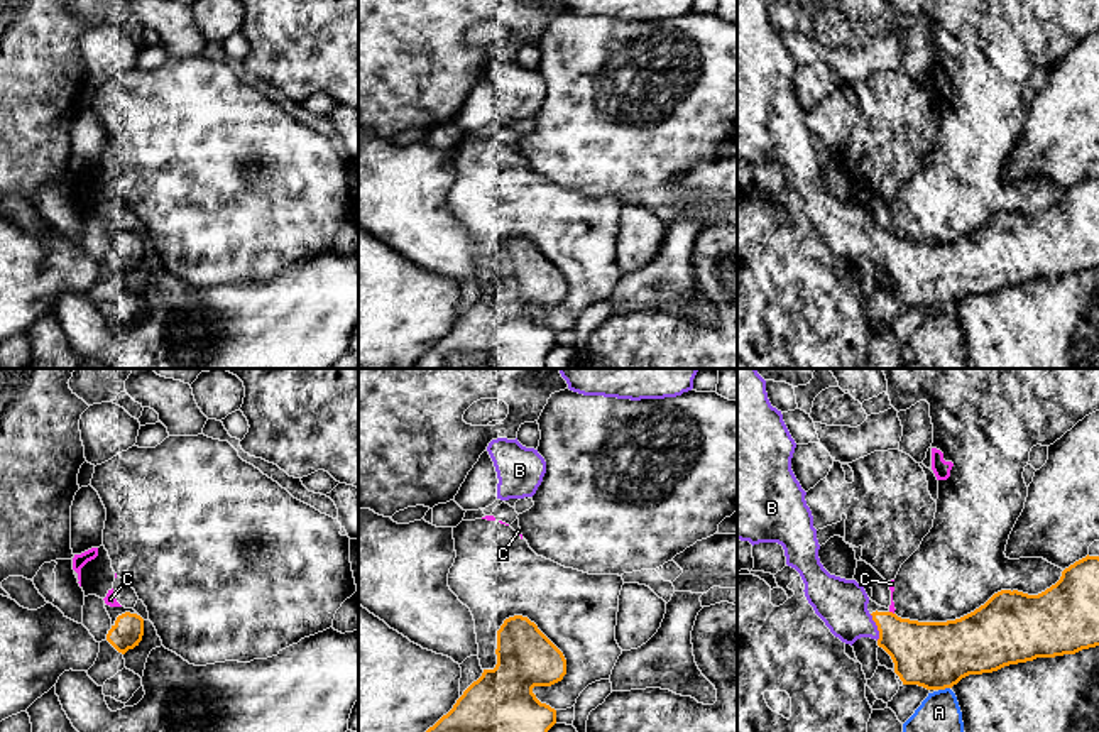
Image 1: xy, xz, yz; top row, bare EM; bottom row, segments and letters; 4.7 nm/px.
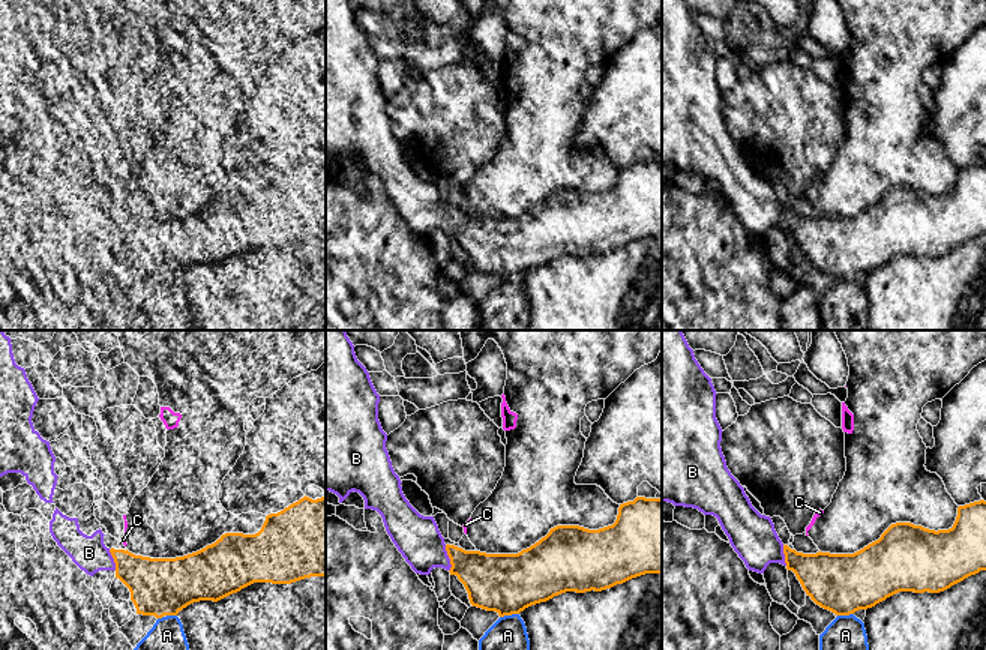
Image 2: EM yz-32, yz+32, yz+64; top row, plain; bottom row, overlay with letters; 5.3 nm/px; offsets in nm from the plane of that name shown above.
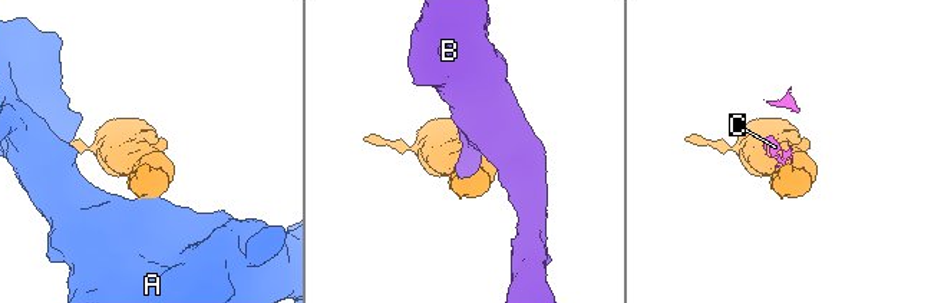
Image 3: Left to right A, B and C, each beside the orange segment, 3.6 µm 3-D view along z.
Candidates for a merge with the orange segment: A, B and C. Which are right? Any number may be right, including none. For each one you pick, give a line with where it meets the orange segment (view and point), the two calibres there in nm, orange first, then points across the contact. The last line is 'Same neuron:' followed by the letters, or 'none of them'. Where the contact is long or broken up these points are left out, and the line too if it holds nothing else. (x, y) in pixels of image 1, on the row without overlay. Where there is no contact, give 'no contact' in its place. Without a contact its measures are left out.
B: meets orange in yz at (878, 249); 300 nm thick on the orange side, 240 nm on the other
Same neuron: B

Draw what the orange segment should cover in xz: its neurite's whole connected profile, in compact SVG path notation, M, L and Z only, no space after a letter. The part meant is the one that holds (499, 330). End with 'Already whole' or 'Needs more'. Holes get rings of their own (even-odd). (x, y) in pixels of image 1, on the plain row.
M514 237L497 252L497 286L484 291L453 330L429 348L414 369L546 369L556 331L541 325L534 308L551 308L566 296L563 274L528 238Z. Already whole

